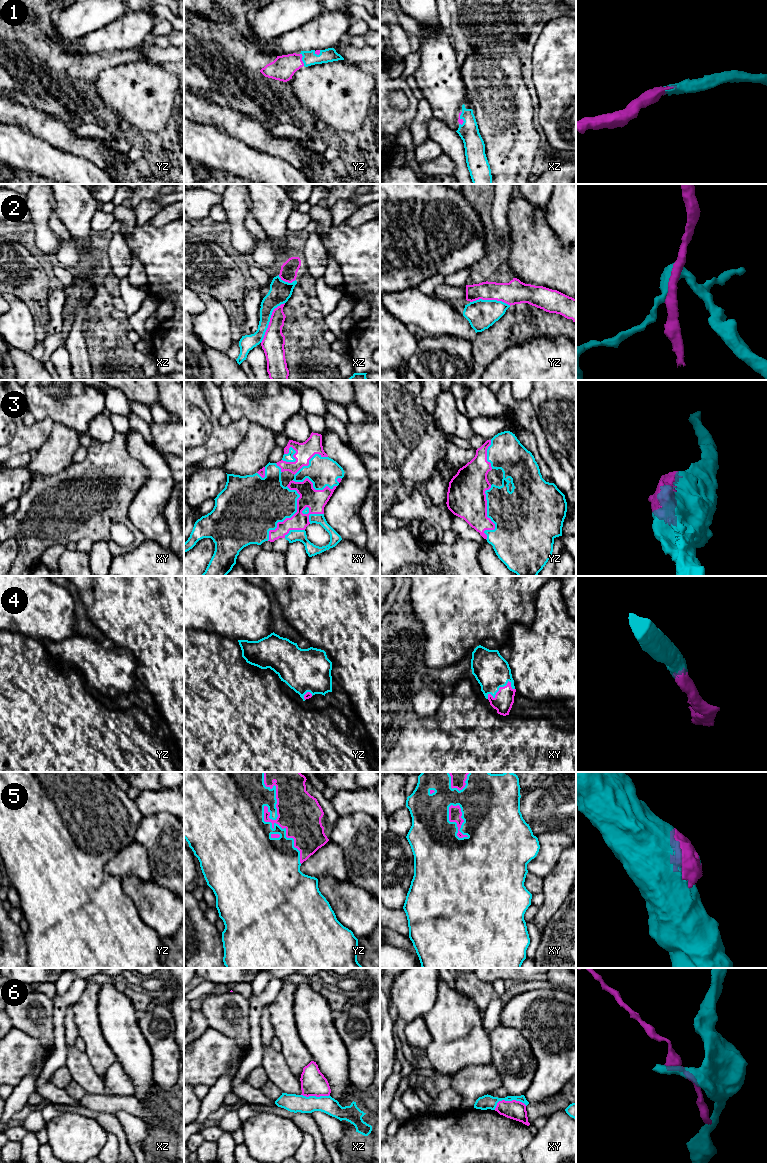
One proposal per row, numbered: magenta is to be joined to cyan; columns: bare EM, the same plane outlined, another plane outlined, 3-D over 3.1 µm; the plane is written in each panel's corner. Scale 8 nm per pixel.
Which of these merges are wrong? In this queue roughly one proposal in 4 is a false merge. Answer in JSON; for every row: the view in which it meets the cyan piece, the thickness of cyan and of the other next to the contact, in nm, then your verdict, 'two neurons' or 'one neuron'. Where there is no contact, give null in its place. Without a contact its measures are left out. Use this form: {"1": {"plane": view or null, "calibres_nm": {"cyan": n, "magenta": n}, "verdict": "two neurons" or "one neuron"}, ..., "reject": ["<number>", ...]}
{"1": {"plane": "yz", "calibres_nm": {"cyan": 120, "magenta": 190}, "verdict": "one neuron"}, "2": {"plane": "xz", "calibres_nm": {"cyan": 170, "magenta": 180}, "verdict": "two neurons"}, "3": {"plane": "xy", "calibres_nm": {"cyan": 420, "magenta": 160}, "verdict": "one neuron"}, "4": {"plane": "xy", "calibres_nm": {"cyan": 280, "magenta": 160}, "verdict": "one neuron"}, "5": {"plane": "yz", "calibres_nm": {"cyan": 480, "magenta": 320}, "verdict": "one neuron"}, "6": {"plane": "xy", "calibres_nm": {"cyan": 120, "magenta": 160}, "verdict": "two neurons"}, "reject": ["2", "6"]}

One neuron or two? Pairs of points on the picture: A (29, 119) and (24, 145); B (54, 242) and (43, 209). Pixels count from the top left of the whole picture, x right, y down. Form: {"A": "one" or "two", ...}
{"A": "two", "B": "one"}

